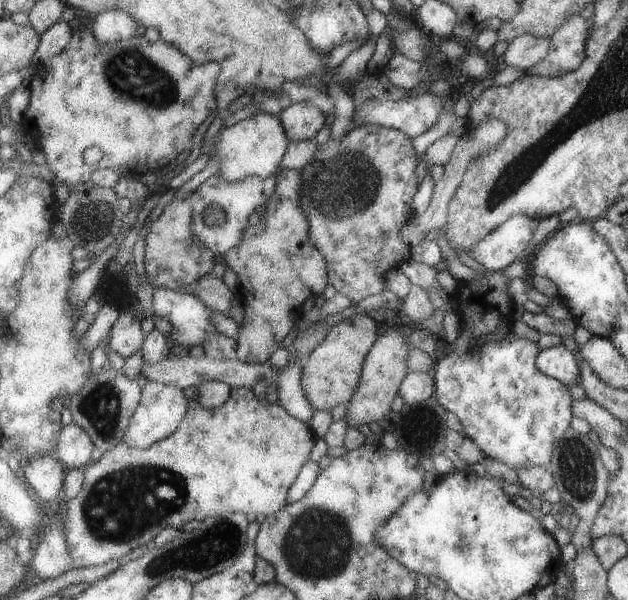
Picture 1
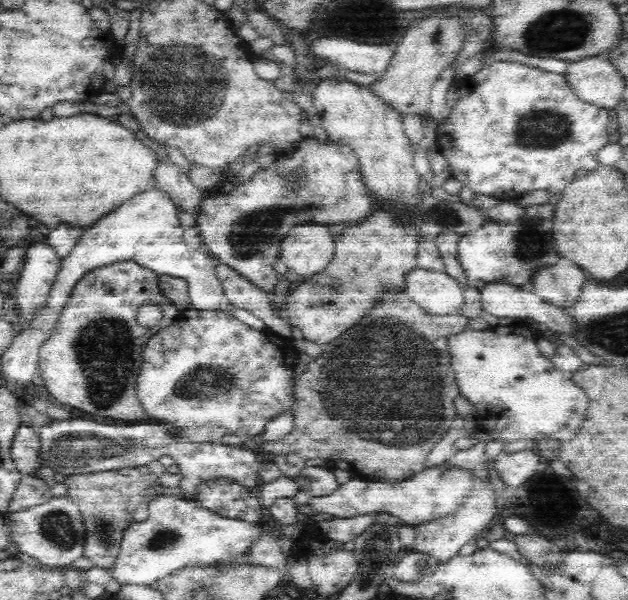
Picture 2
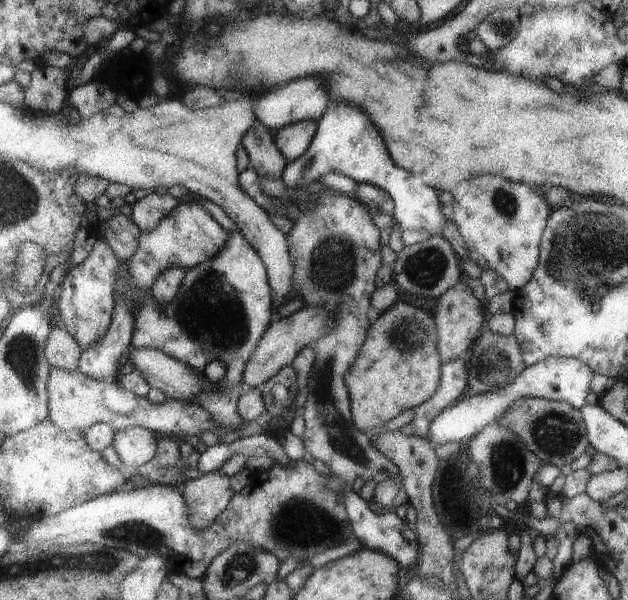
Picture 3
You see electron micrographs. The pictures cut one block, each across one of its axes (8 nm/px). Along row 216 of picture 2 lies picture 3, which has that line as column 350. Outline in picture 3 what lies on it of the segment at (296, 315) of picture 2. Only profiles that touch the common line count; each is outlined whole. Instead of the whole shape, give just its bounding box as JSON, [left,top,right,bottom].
[345,299,443,432]

